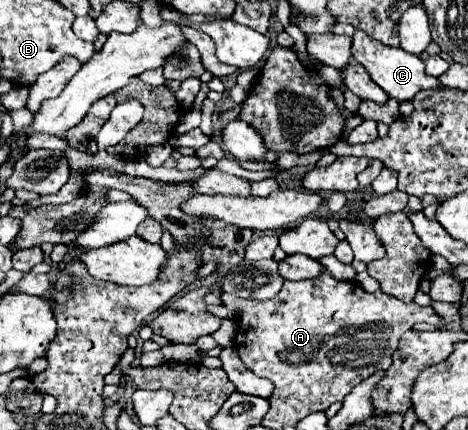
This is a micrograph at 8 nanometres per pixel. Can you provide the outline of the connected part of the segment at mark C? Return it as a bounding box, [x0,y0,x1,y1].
[352,31,440,101]

